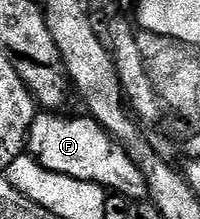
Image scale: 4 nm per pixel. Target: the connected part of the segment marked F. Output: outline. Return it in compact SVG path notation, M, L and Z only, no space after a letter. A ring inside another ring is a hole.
M38 113L29 130L28 154L43 169L88 183L98 183L106 192L122 195L130 201L149 199L149 186L139 164L112 139L92 117L68 119L65 113Z

